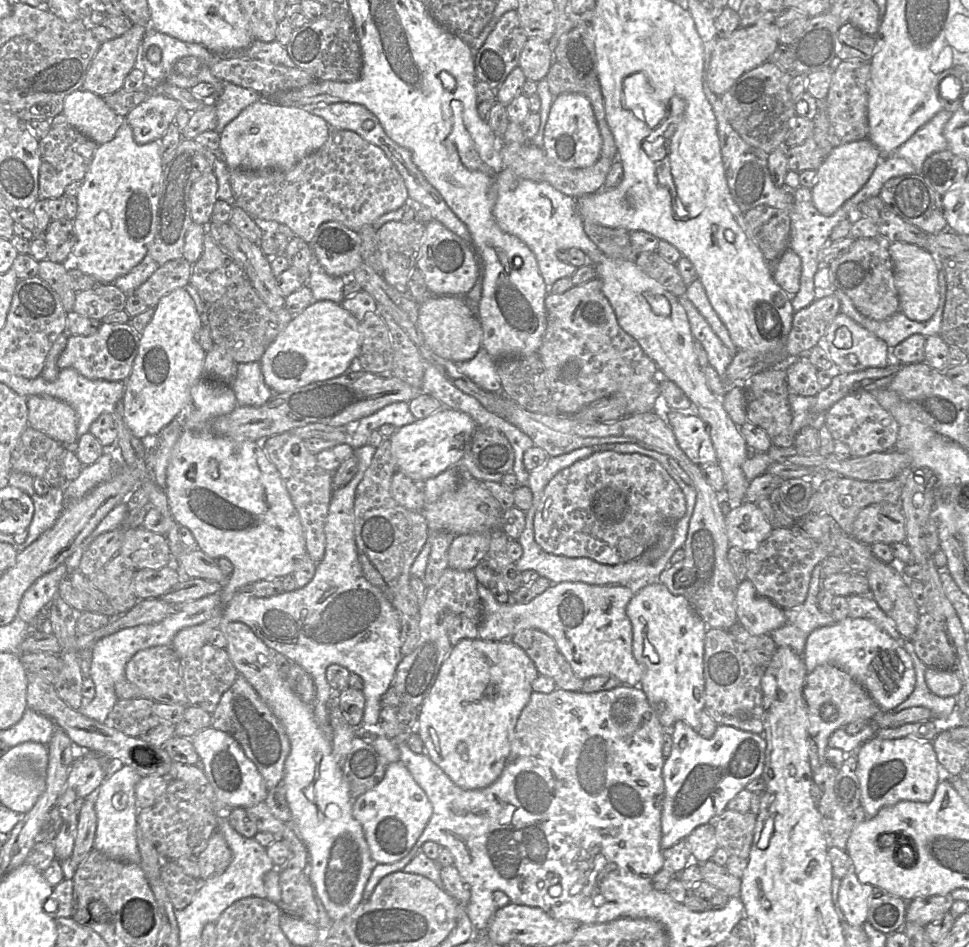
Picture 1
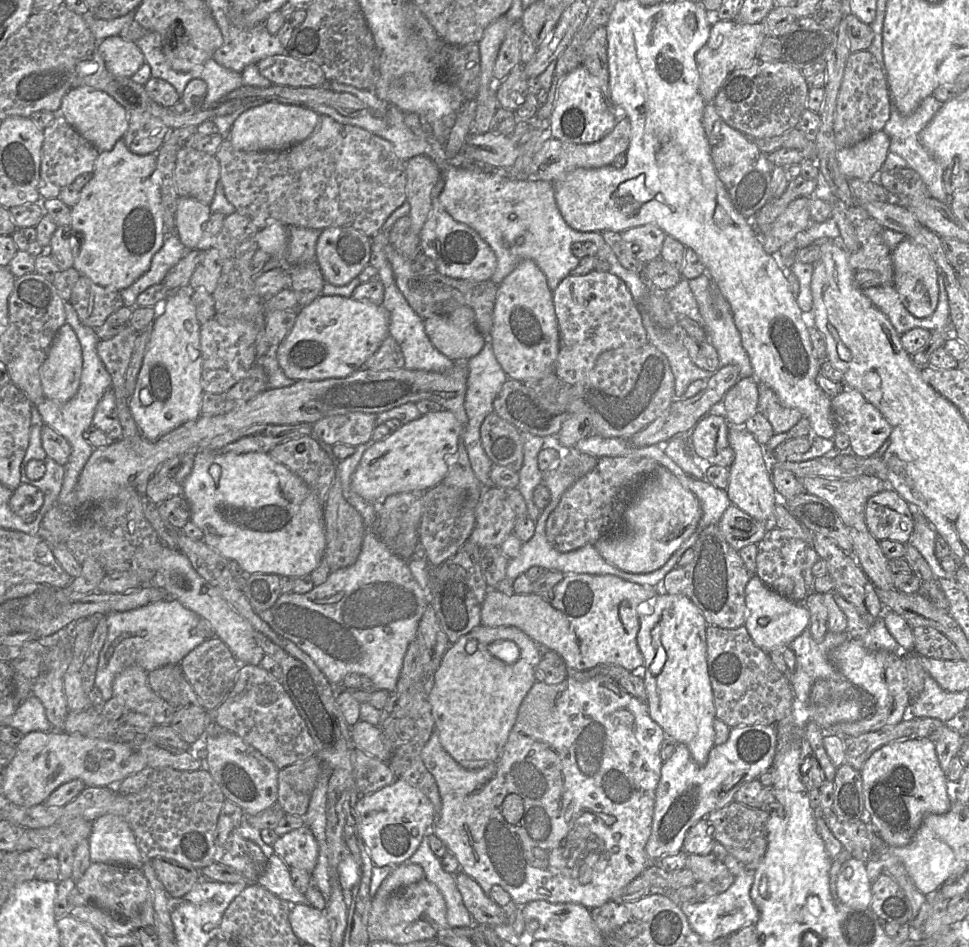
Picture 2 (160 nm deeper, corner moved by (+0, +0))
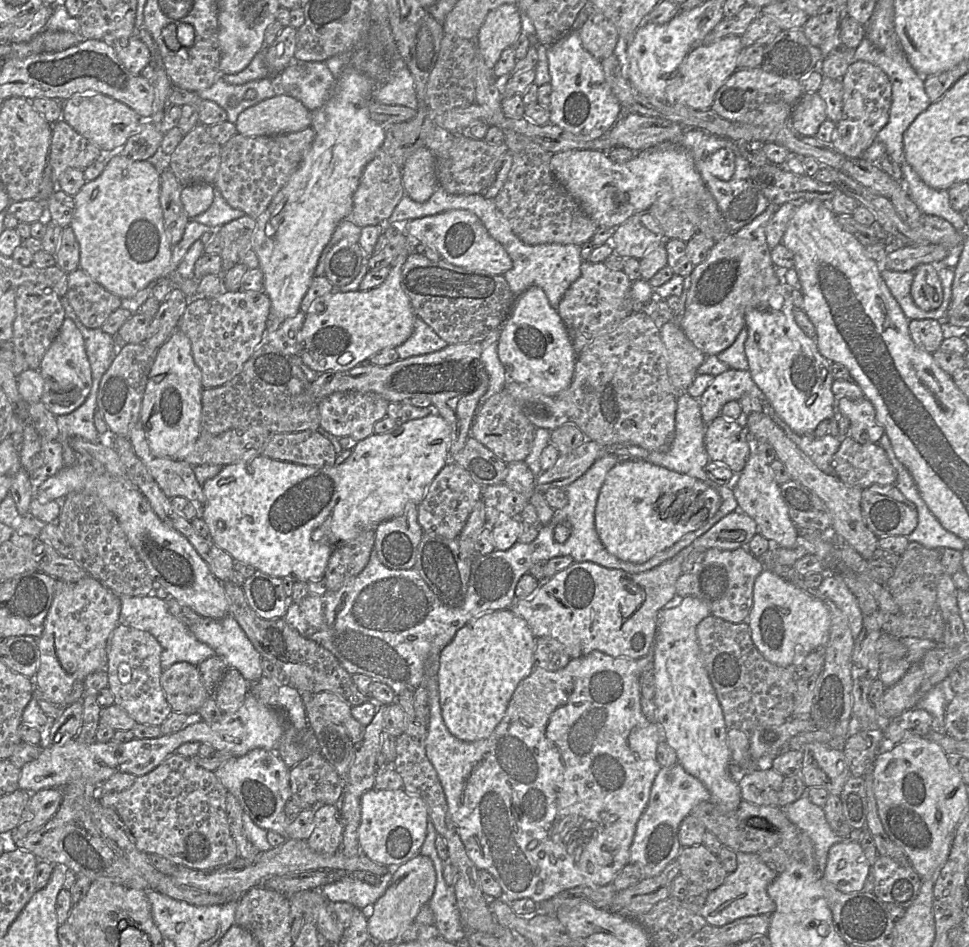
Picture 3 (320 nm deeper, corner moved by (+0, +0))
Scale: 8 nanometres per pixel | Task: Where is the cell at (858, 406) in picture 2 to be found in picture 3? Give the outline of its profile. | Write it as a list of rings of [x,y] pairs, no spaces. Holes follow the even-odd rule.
[[[866,397],[837,398],[836,410],[850,421],[850,436],[860,444],[878,443],[885,430],[876,418],[873,404]]]

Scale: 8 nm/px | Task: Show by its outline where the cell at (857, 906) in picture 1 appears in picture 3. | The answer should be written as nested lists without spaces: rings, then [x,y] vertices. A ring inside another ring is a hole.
[[[844,840],[831,846],[824,878],[840,892],[860,892],[870,870],[860,843]]]

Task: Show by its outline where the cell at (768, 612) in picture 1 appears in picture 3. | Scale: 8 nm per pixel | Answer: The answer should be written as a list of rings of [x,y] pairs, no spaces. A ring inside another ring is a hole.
[[[764,569],[755,580],[753,606],[746,622],[752,641],[762,656],[780,667],[792,669],[808,654],[825,647],[831,616],[821,599],[809,595],[773,571]]]

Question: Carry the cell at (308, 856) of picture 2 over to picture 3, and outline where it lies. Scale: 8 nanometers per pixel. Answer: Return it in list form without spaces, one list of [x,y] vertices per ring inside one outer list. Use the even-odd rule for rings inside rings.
[[[324,804],[315,810],[309,846],[318,853],[333,854],[342,844],[343,824],[339,804]]]

